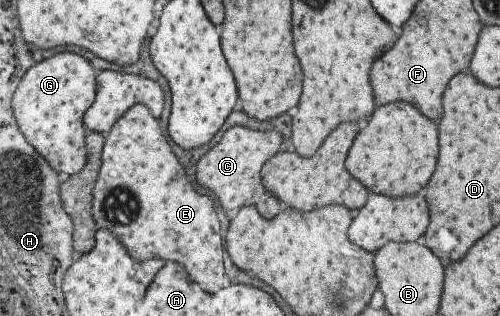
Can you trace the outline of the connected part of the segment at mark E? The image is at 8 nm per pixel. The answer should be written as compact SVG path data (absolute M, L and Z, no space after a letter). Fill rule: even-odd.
M142 104L132 105L104 134L98 179L91 194L91 214L98 227L110 229L132 259L160 257L184 265L188 277L208 293L222 287L220 223L210 197L196 193L184 175L170 145L160 133L158 120ZM132 193L132 195L108 195Z

